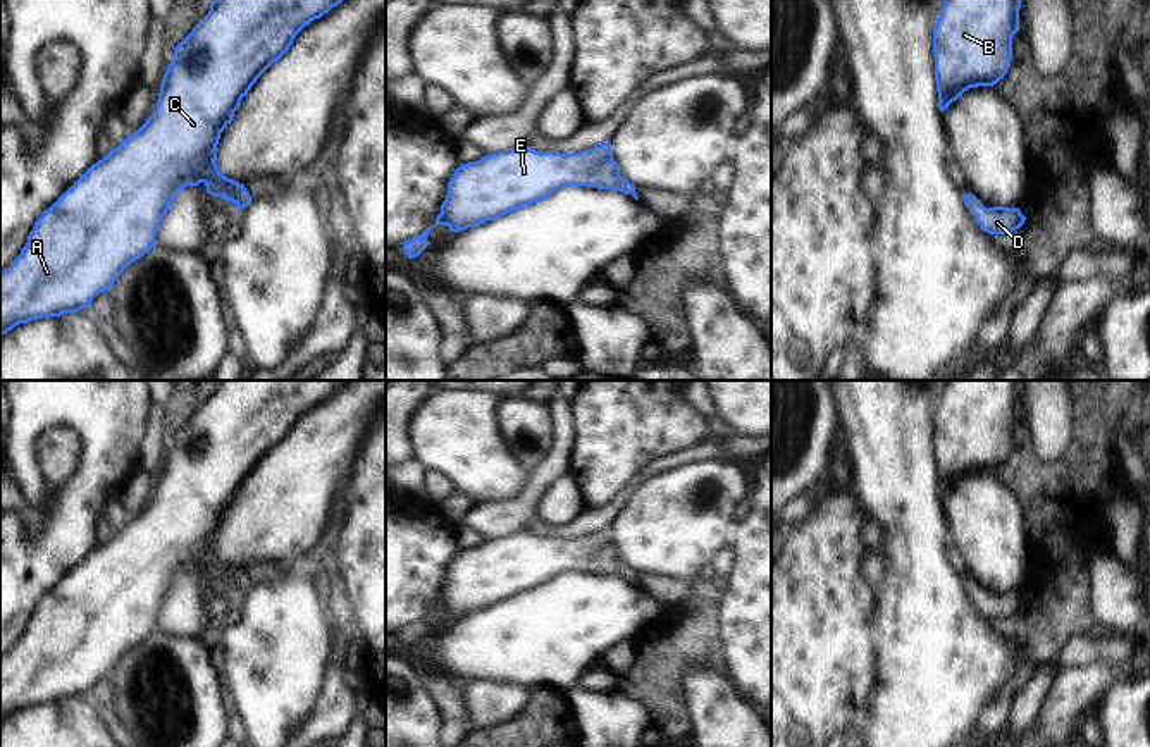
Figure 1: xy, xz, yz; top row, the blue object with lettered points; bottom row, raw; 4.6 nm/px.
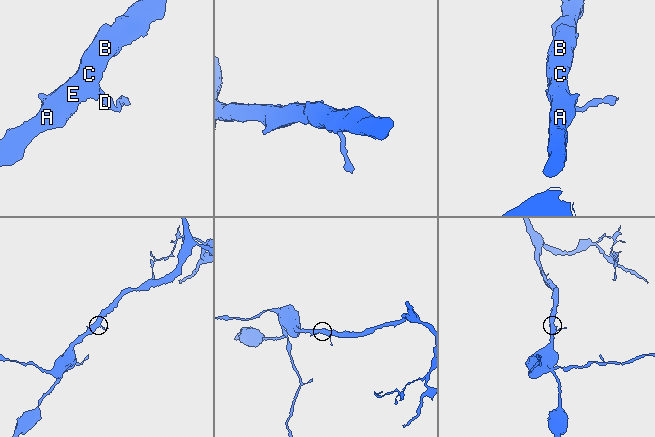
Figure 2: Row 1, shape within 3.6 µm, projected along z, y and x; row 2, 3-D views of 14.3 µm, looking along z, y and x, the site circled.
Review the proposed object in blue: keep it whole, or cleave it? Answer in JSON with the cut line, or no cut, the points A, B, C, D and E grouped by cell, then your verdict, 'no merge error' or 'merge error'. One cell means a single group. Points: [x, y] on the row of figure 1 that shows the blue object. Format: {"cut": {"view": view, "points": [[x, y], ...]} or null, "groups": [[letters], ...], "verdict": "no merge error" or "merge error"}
{"cut": null, "groups": [["A", "B", "C", "D", "E"]], "verdict": "no merge error"}

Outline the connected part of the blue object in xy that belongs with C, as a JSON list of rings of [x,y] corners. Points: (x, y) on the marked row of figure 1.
[[[213,0],[208,14],[174,48],[164,74],[157,108],[107,157],[93,164],[36,222],[26,246],[9,269],[0,272],[0,339],[19,324],[43,317],[60,317],[90,308],[91,299],[110,291],[115,279],[155,246],[158,225],[174,196],[186,186],[203,182],[207,193],[222,196],[236,210],[251,203],[244,184],[220,174],[217,145],[220,133],[257,79],[293,45],[296,34],[343,0]]]

